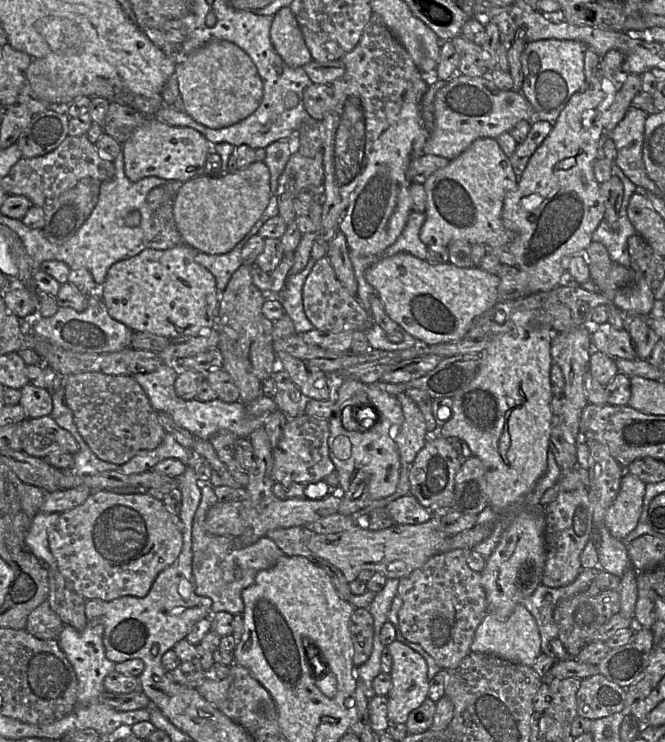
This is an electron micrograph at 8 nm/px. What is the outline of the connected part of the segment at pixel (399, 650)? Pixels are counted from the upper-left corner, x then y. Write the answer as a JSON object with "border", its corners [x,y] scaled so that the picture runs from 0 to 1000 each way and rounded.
{"border":[[[591,864],[580,871],[586,880],[591,895],[586,906],[588,927],[582,935],[582,968],[585,974],[609,976],[618,958],[627,956],[639,945],[645,930],[645,915],[642,912],[642,894],[626,877],[605,865]]]}

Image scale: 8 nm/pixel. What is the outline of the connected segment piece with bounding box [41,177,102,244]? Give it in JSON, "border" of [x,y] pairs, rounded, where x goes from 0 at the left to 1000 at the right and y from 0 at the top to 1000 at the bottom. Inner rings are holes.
{"border":[[[137,239],[125,240],[113,252],[65,278],[68,302],[62,311],[75,327],[93,329],[116,313],[146,275],[152,247],[149,243]]]}

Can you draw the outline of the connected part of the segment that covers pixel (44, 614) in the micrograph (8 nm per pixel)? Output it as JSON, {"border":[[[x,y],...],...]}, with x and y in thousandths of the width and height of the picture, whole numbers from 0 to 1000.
{"border":[[[69,809],[44,827],[38,849],[62,863],[87,863],[96,844]]]}

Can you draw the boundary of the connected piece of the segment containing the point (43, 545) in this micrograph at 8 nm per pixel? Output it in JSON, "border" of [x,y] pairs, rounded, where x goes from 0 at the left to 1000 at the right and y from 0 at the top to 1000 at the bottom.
{"border":[[[59,690],[38,721],[38,732],[44,741],[63,756],[71,767],[78,768],[86,768],[86,757],[74,740],[72,721],[89,694],[87,691]]]}

